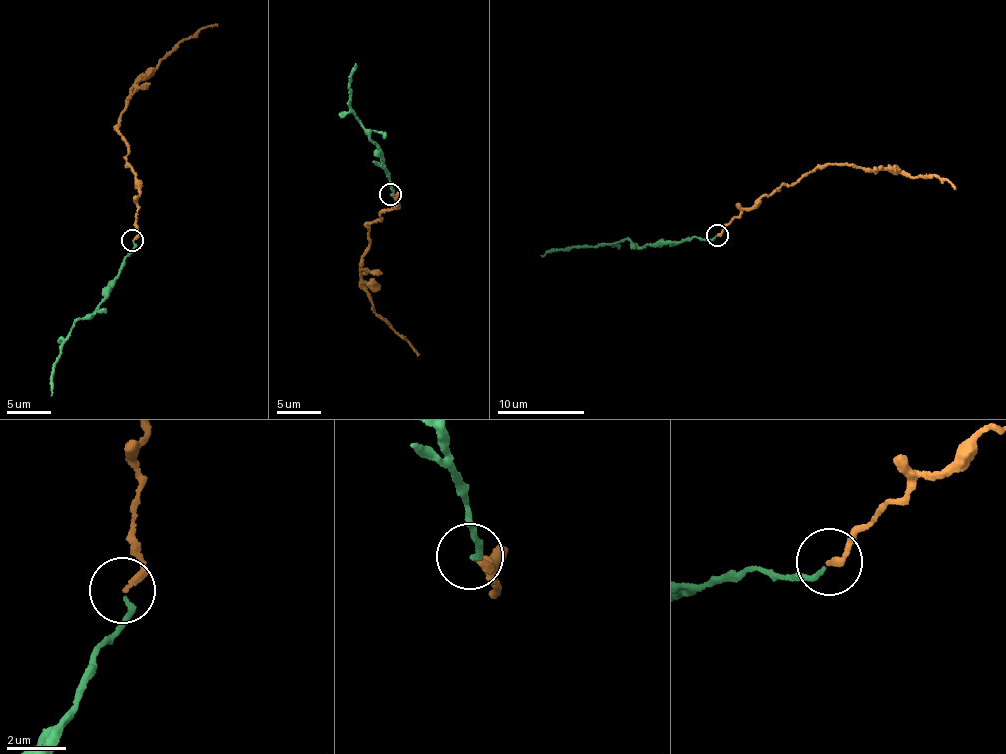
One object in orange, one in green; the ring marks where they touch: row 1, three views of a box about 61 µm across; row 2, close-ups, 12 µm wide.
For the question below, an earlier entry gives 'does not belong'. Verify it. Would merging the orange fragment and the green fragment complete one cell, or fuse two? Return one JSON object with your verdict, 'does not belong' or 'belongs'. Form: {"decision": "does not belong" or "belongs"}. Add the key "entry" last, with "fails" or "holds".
{"decision": "belongs", "entry": "fails"}

